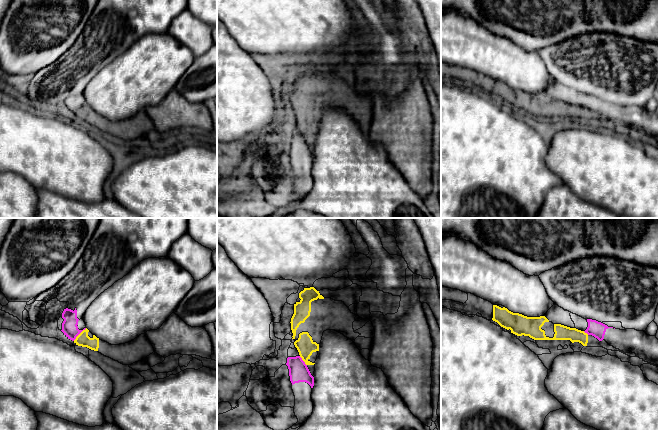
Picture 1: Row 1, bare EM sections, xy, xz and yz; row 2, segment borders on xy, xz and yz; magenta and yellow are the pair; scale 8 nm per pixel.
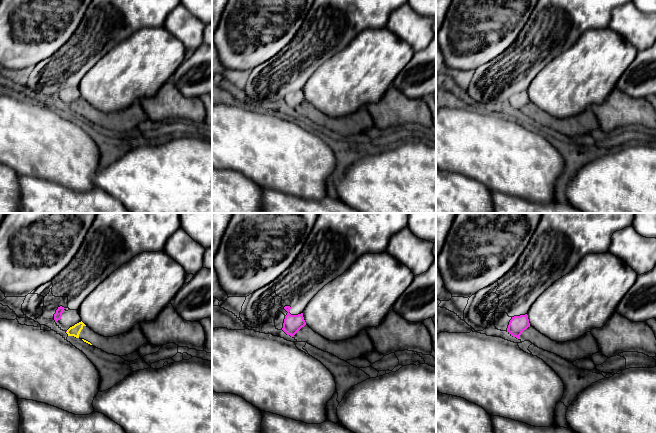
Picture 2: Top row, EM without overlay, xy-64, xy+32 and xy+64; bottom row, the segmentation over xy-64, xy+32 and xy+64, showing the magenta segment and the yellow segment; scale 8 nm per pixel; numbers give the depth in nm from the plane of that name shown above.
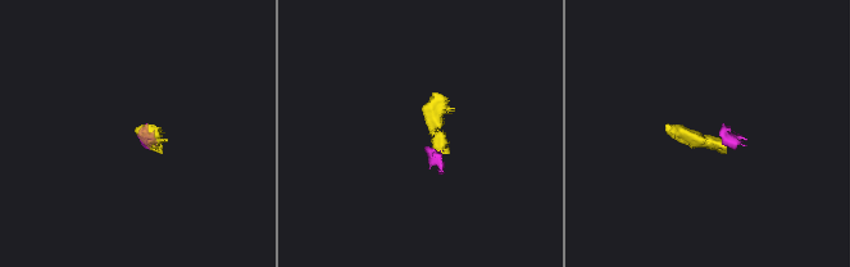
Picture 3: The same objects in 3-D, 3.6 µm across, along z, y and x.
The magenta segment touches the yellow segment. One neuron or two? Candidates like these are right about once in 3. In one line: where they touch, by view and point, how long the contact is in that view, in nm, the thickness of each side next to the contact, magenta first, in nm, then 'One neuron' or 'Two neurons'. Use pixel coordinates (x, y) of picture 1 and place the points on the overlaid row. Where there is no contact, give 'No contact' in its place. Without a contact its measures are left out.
Touches magenta at xy (79, 333). Shared border 150 nm. Thickness 130 nm (magenta) against 100 nm. Two neurons

